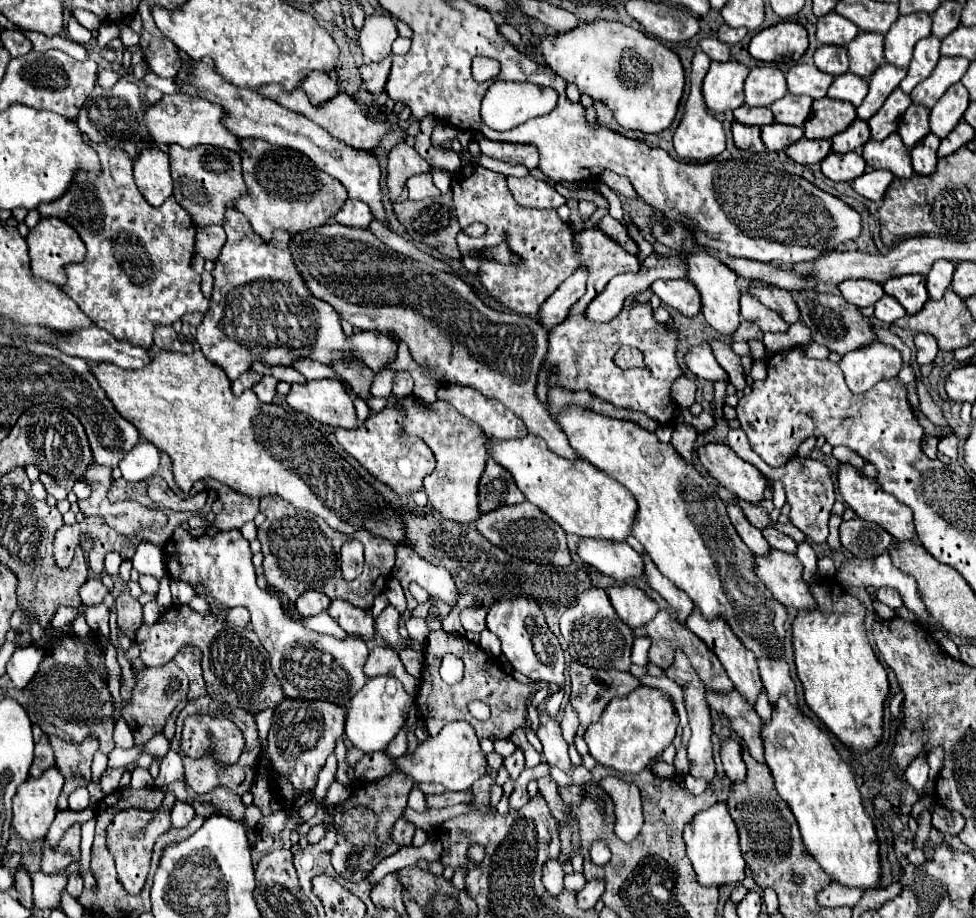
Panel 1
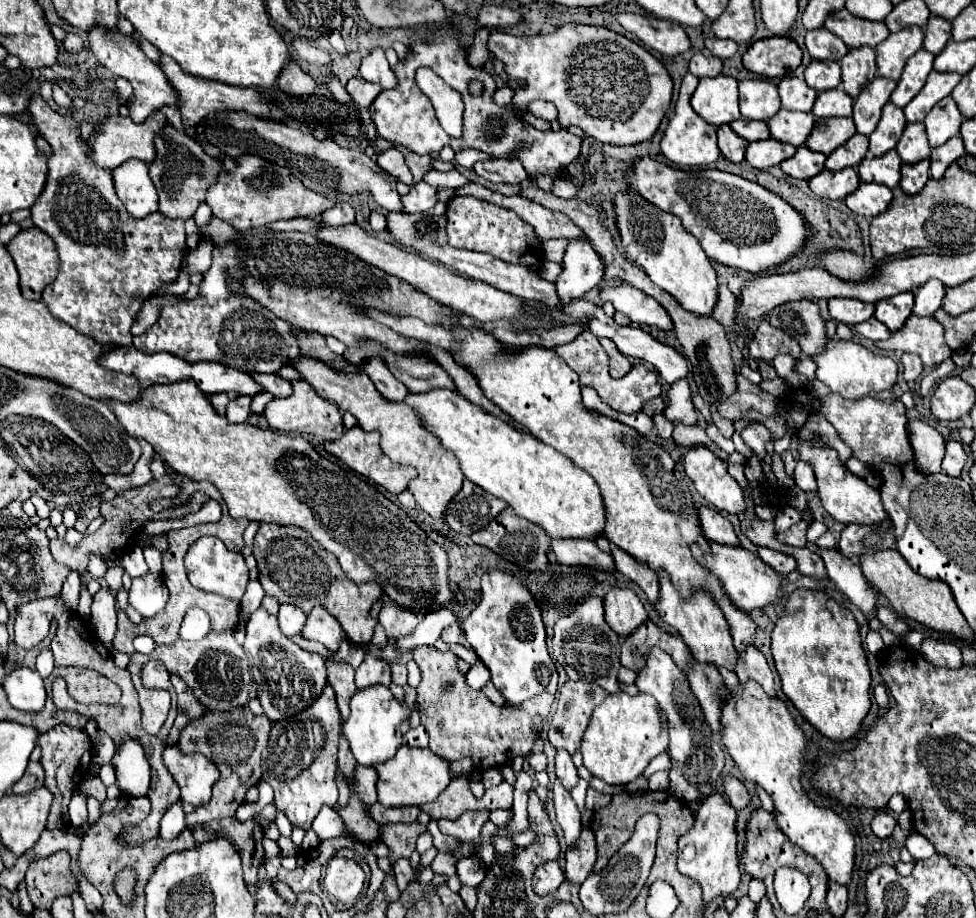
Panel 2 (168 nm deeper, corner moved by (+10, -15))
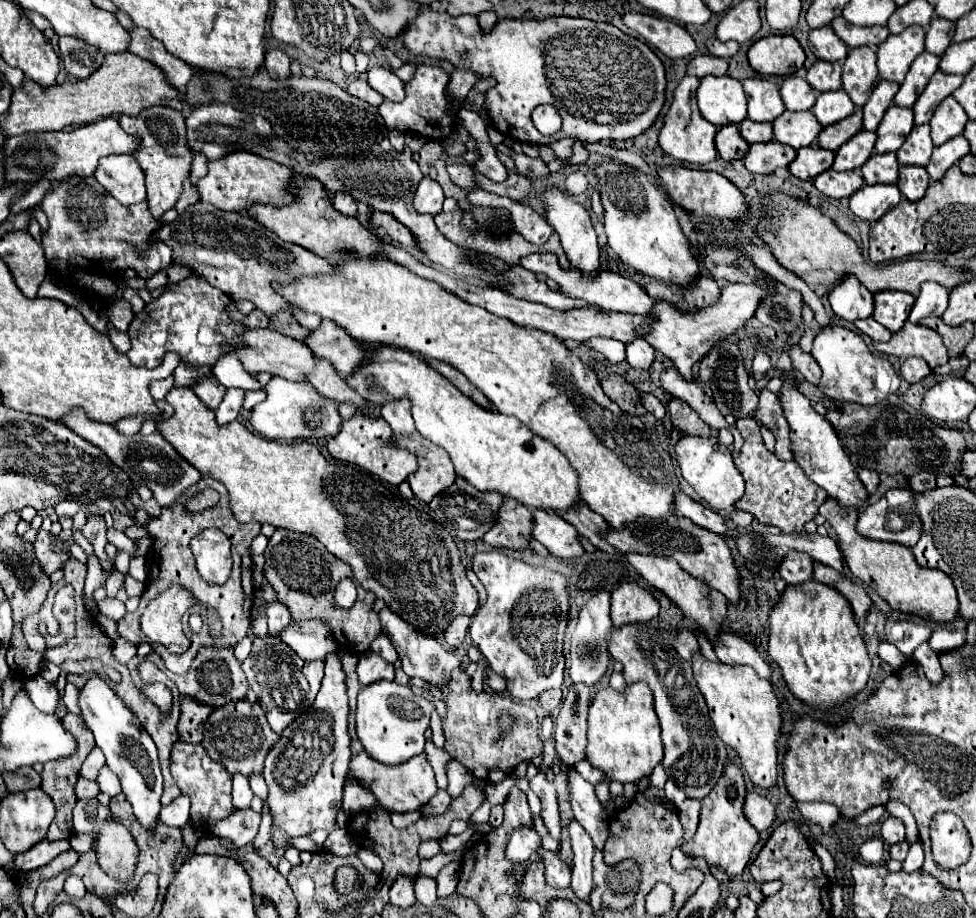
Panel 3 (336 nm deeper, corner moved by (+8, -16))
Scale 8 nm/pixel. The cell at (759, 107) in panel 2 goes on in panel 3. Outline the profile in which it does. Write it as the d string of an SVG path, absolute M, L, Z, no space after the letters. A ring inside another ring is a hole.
M749 78L743 80L743 88L749 106L747 118L755 122L773 122L779 114L785 112L785 104L775 82L767 78Z

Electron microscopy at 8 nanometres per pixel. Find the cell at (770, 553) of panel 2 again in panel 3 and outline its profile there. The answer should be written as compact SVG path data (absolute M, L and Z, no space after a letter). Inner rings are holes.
M789 552L779 564L779 574L787 584L801 584L811 578L813 558L801 552Z

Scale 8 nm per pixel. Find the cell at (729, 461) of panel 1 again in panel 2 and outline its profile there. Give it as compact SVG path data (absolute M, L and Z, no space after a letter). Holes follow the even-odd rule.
M691 447L683 457L683 467L699 495L715 509L737 515L745 511L745 495L739 483L727 473L727 461L721 461L709 447Z

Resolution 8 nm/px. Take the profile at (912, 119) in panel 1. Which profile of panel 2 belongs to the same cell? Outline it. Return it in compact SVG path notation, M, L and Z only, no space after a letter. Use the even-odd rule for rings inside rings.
M907 123L903 137L897 143L897 153L903 163L919 163L923 159L929 159L929 141L925 133L923 123Z

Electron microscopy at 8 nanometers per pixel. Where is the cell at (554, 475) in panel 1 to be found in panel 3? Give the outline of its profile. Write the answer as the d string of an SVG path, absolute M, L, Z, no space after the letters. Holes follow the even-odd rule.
M391 346L379 348L359 372L347 378L347 384L373 406L409 398L417 432L445 448L455 472L479 490L499 492L531 510L545 512L569 510L583 500L579 494L579 474L563 452L535 436L521 420L477 406L413 352Z

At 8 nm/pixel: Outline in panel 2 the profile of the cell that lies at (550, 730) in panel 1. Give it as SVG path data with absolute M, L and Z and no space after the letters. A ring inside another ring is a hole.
M555 781L553 785L553 797L555 797L555 813L557 813L557 823L561 825L563 833L565 833L565 841L569 849L577 847L577 841L581 837L581 815L577 811L577 805L571 797L569 791L565 791L565 787L559 787L559 783Z

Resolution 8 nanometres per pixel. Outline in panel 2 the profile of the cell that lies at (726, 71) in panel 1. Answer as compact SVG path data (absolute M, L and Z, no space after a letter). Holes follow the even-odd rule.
M727 75L699 79L699 87L691 97L691 107L715 127L739 119L737 79Z

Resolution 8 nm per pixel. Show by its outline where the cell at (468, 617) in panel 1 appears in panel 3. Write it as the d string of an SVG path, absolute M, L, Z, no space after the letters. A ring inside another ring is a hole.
M457 616L443 632L443 638L451 646L461 646L465 640L465 630L469 626L469 616Z

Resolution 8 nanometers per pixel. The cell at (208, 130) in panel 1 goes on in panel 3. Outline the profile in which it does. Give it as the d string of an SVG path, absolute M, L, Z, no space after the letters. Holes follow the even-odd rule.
M109 116L99 122L91 122L85 126L75 128L73 132L27 132L19 136L11 136L5 144L5 178L11 182L27 182L37 184L39 180L63 180L67 176L93 176L99 158L111 156L111 154L133 154L139 146L139 136L127 134L117 118Z

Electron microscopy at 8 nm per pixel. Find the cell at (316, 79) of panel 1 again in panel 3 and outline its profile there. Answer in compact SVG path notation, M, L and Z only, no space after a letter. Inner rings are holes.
M273 48L273 50L267 50L267 56L265 56L265 68L269 72L269 76L277 76L277 78L287 78L291 76L291 60L285 52Z

